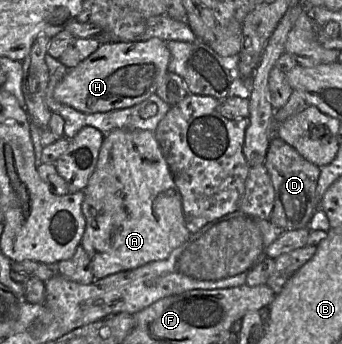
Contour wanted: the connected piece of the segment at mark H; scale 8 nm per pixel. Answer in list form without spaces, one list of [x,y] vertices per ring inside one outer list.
[[[158,38],[137,42],[103,42],[98,49],[82,60],[55,86],[54,99],[85,114],[104,113],[132,107],[146,100],[166,73],[170,51]]]

